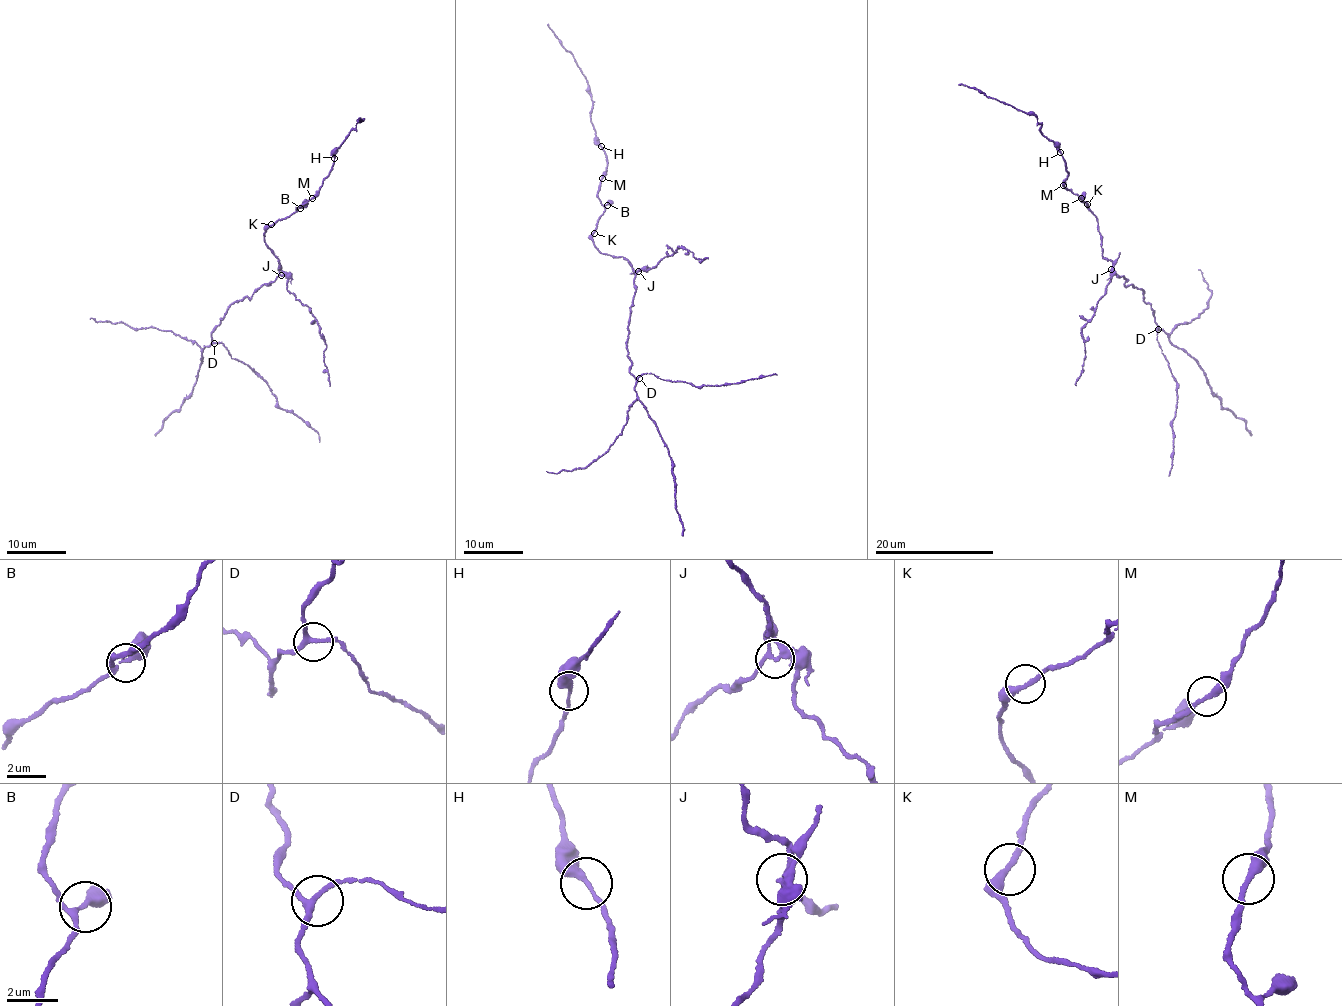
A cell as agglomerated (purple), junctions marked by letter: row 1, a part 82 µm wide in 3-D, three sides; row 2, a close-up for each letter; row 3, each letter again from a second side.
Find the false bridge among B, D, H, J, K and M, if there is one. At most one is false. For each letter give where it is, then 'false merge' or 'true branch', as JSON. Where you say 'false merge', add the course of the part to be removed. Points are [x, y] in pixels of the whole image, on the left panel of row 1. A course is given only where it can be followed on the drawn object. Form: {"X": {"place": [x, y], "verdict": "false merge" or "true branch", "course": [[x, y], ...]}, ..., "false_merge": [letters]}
{"B": {"place": [300, 208], "verdict": "true branch"}, "D": {"place": [214, 343], "verdict": "true branch"}, "H": {"place": [334, 158], "verdict": "true branch"}, "J": {"place": [281, 275], "verdict": "false merge", "course": [[280, 275], [287, 278], [287, 289], [315, 318], [326, 345], [323, 359], [329, 386]]}, "K": {"place": [271, 224], "verdict": "true branch"}, "M": {"place": [312, 198], "verdict": "true branch"}, "false_merge": ["J"]}

